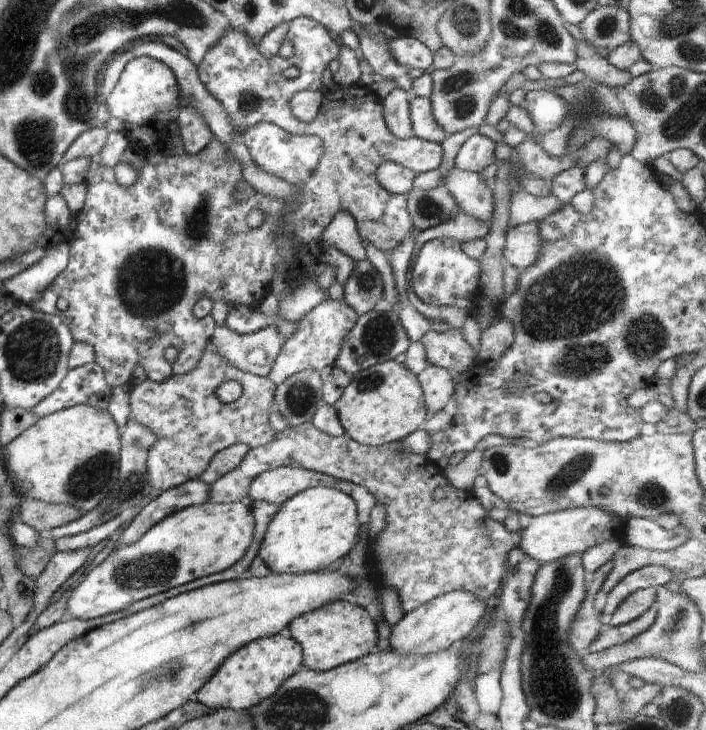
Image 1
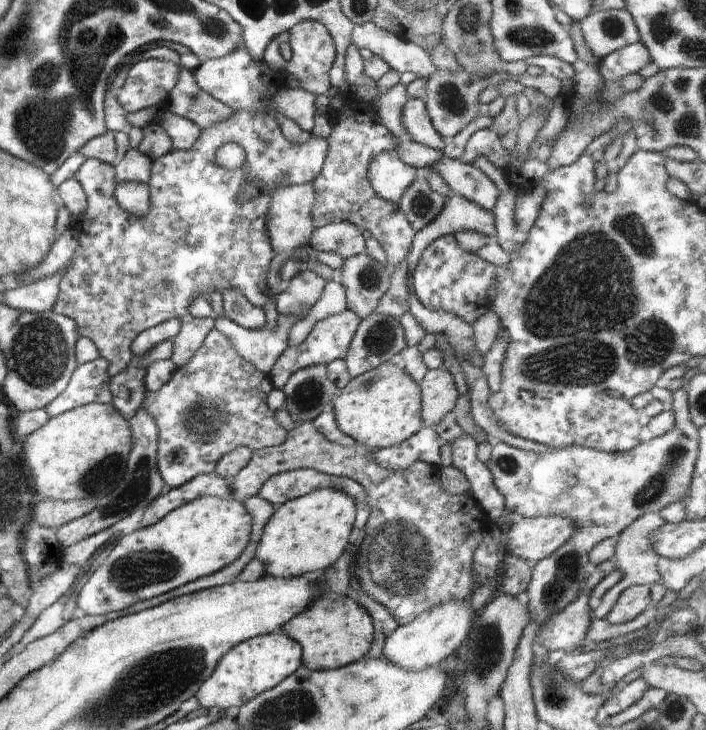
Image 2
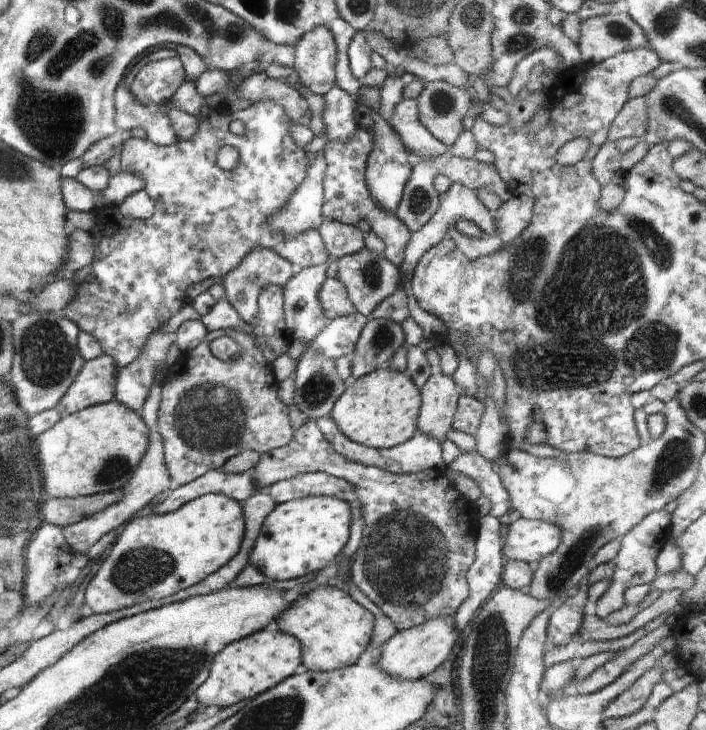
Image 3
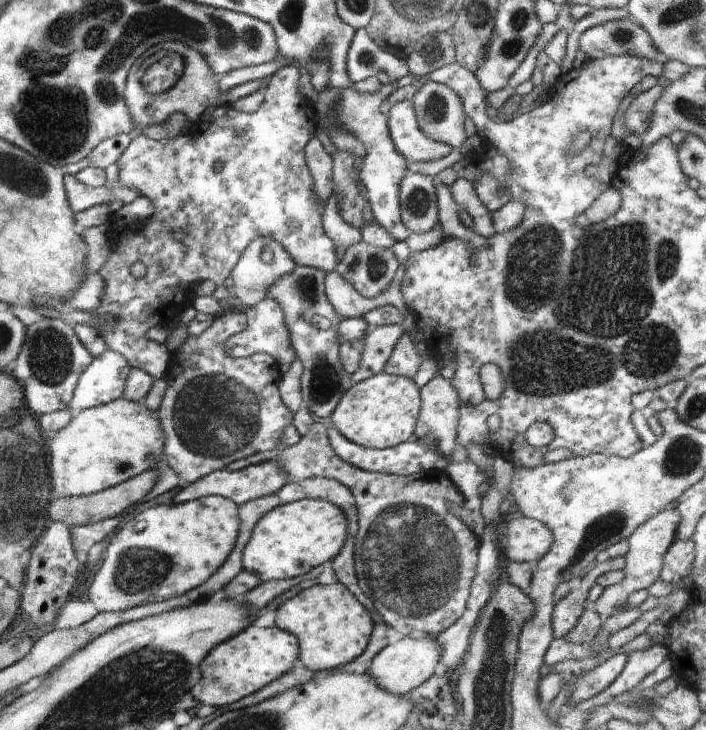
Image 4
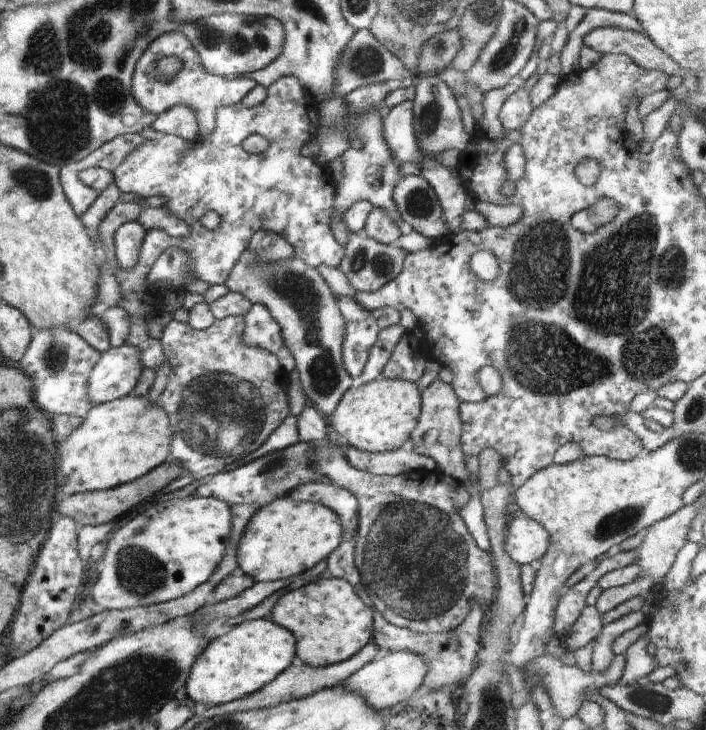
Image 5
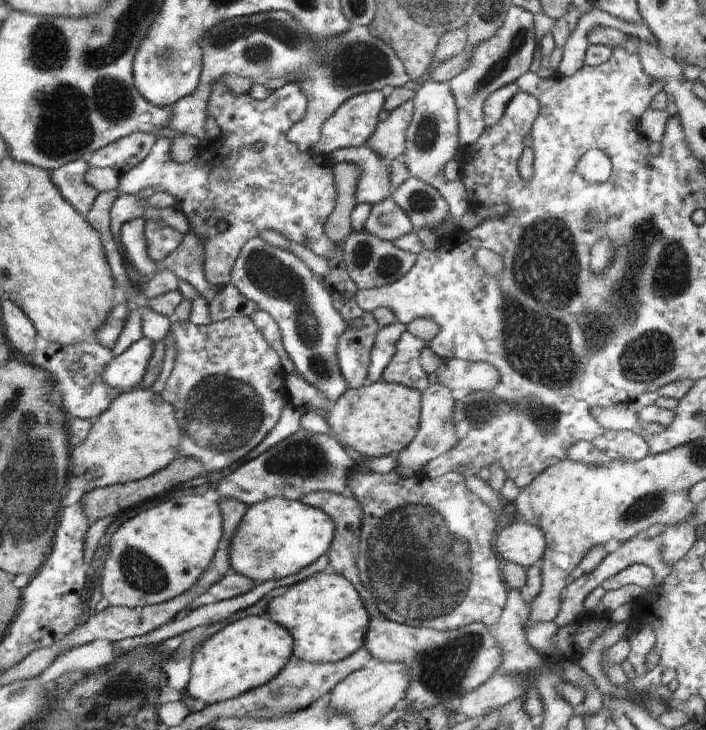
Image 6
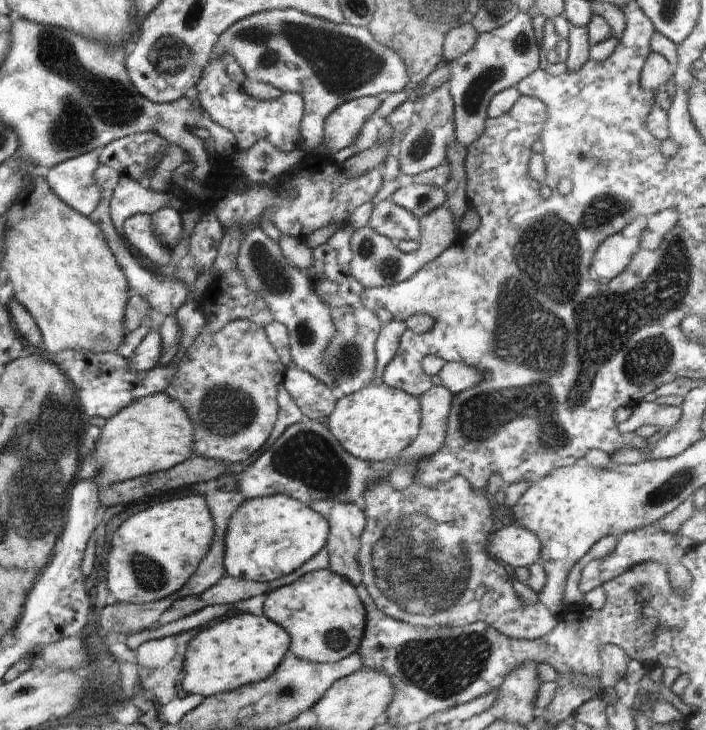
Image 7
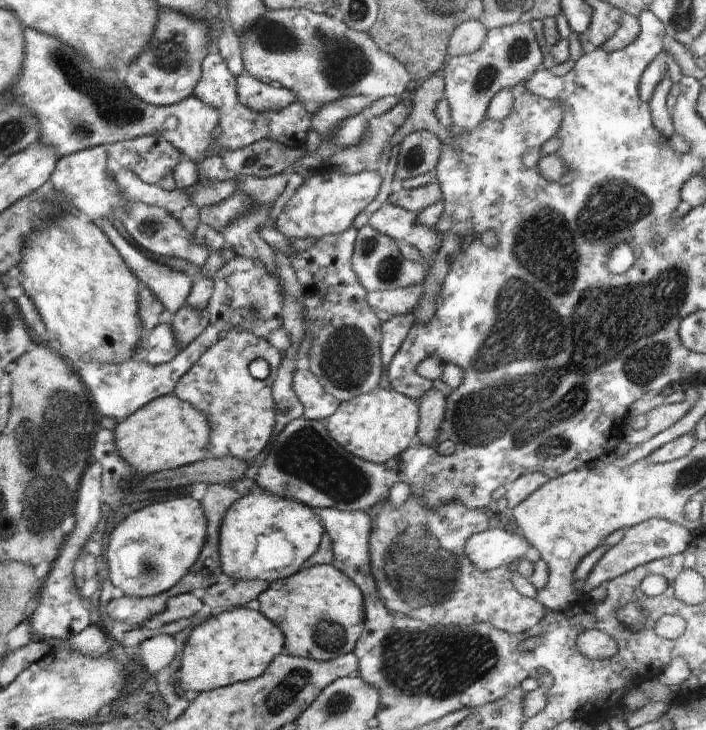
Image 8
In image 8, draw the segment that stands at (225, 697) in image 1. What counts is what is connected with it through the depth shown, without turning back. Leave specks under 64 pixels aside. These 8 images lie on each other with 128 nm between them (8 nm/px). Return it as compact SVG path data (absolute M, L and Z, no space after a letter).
M234 607L196 625L189 634L180 665L179 691L211 691L237 682L258 678L277 654L285 652L285 638L260 611L246 607Z

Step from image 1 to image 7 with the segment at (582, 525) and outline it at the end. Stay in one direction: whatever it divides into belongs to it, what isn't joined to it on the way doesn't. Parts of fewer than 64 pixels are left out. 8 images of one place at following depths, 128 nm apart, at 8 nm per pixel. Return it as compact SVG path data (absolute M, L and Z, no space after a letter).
M509 520L504 527L490 535L485 542L485 553L508 567L529 567L540 560L541 544L539 538L529 530Z

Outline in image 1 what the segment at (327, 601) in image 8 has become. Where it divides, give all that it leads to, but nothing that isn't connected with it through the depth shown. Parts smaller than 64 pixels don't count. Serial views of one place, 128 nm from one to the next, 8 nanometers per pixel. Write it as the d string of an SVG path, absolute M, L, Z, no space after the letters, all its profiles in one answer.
M342 598L295 618L286 628L303 652L303 665L311 671L329 671L370 654L377 646L376 623L360 604L353 605Z

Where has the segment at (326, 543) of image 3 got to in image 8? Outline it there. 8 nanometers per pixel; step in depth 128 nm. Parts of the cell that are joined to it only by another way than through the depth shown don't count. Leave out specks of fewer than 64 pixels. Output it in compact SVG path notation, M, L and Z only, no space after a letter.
M270 493L241 495L224 513L219 532L223 577L271 583L296 574L311 562L325 527L308 505Z

